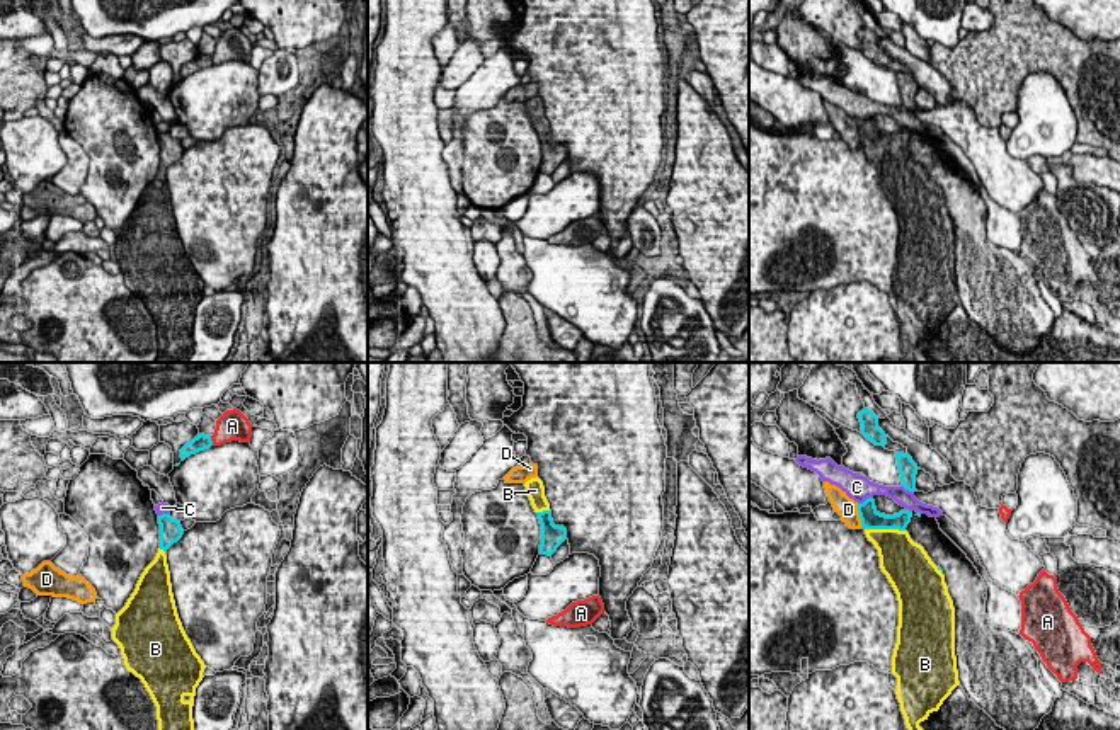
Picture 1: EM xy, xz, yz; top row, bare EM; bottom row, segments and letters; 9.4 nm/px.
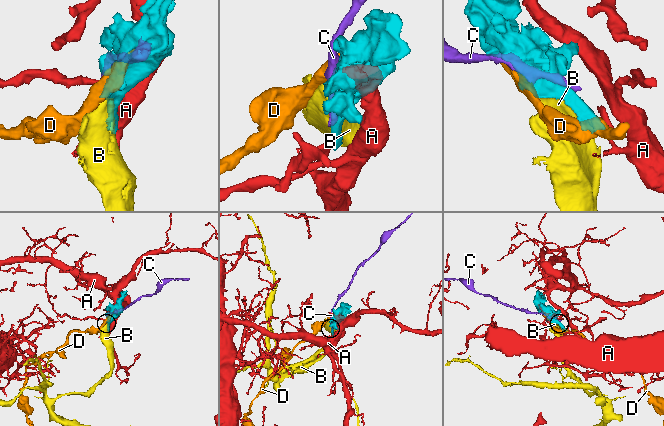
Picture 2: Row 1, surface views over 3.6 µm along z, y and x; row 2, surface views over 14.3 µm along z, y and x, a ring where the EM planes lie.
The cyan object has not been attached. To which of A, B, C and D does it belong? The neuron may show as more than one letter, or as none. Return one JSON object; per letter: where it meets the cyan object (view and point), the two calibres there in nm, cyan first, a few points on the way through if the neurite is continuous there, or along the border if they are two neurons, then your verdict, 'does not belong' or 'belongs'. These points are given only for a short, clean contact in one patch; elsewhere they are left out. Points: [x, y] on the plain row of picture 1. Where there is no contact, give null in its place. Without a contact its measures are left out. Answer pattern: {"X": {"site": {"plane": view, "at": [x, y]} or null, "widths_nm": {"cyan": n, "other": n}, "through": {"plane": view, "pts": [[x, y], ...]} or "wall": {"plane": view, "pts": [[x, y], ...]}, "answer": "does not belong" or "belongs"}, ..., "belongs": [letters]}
{"A": {"site": {"plane": "xy", "at": [211, 60]}, "widths_nm": {"cyan": 140, "other": 280}, "wall": {"plane": "xy", "pts": [[210, 55], [213, 63]]}, "answer": "does not belong"}, "B": {"site": {"plane": "yz", "at": [885, 147]}, "widths_nm": {"cyan": 190, "other": 340}, "answer": "belongs"}, "C": {"site": {"plane": "yz", "at": [865, 119]}, "widths_nm": {"cyan": 190, "other": 240}, "answer": "does not belong"}, "D": {"site": {"plane": "yz", "at": [860, 135]}, "widths_nm": {"cyan": 190, "other": 200}, "answer": "does not belong"}, "belongs": ["B"]}

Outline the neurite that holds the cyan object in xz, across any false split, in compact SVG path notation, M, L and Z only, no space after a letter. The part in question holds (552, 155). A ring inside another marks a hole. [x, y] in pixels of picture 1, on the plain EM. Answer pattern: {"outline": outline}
{"outline": "M536 95L524 102L526 114L531 119L534 131L538 133L541 143L541 163L540 172L551 175L557 167L567 158L567 148L563 145L555 145L551 138L550 123L545 116L543 100Z"}

